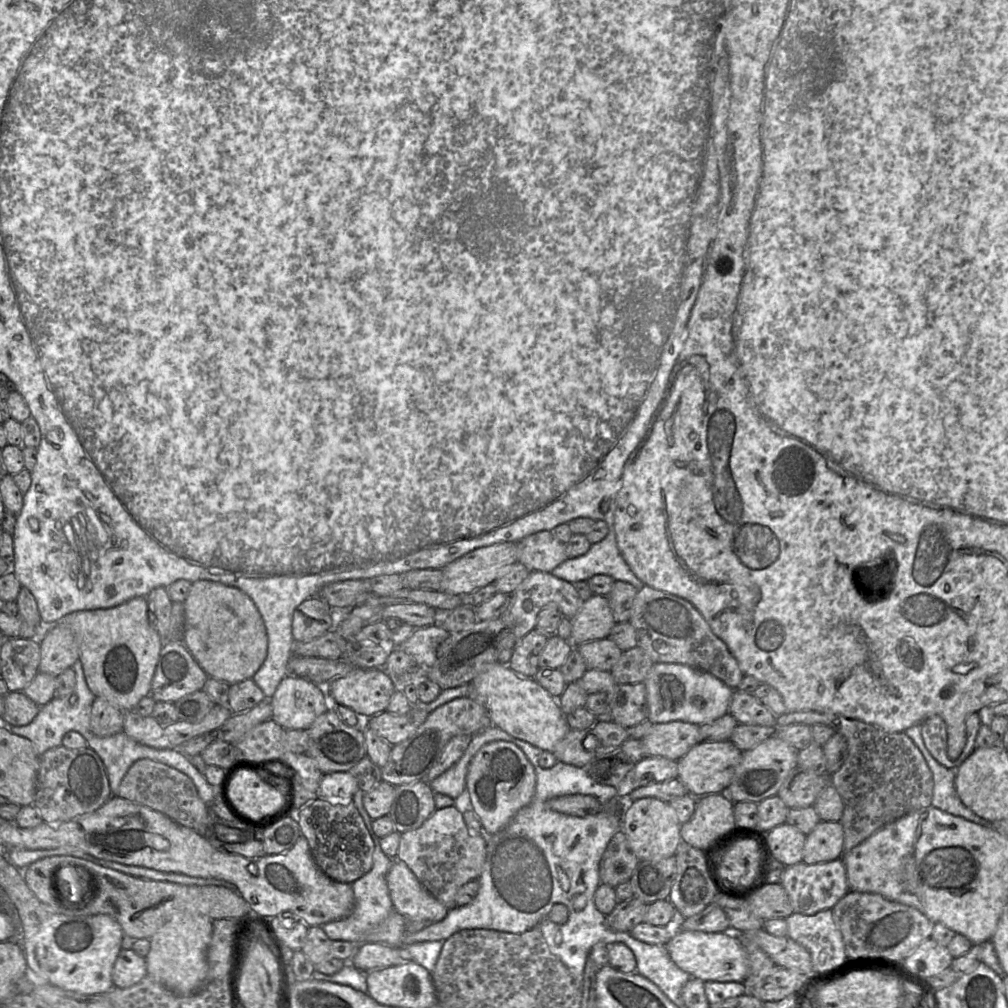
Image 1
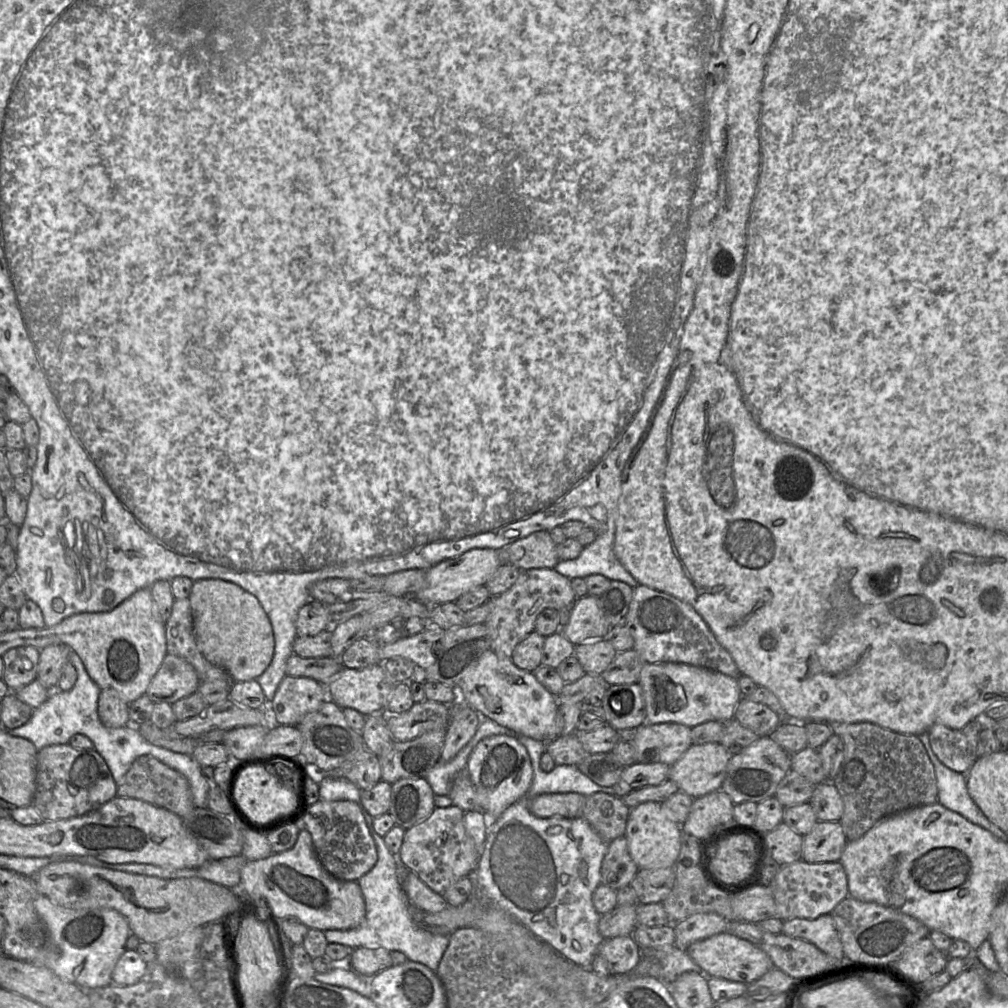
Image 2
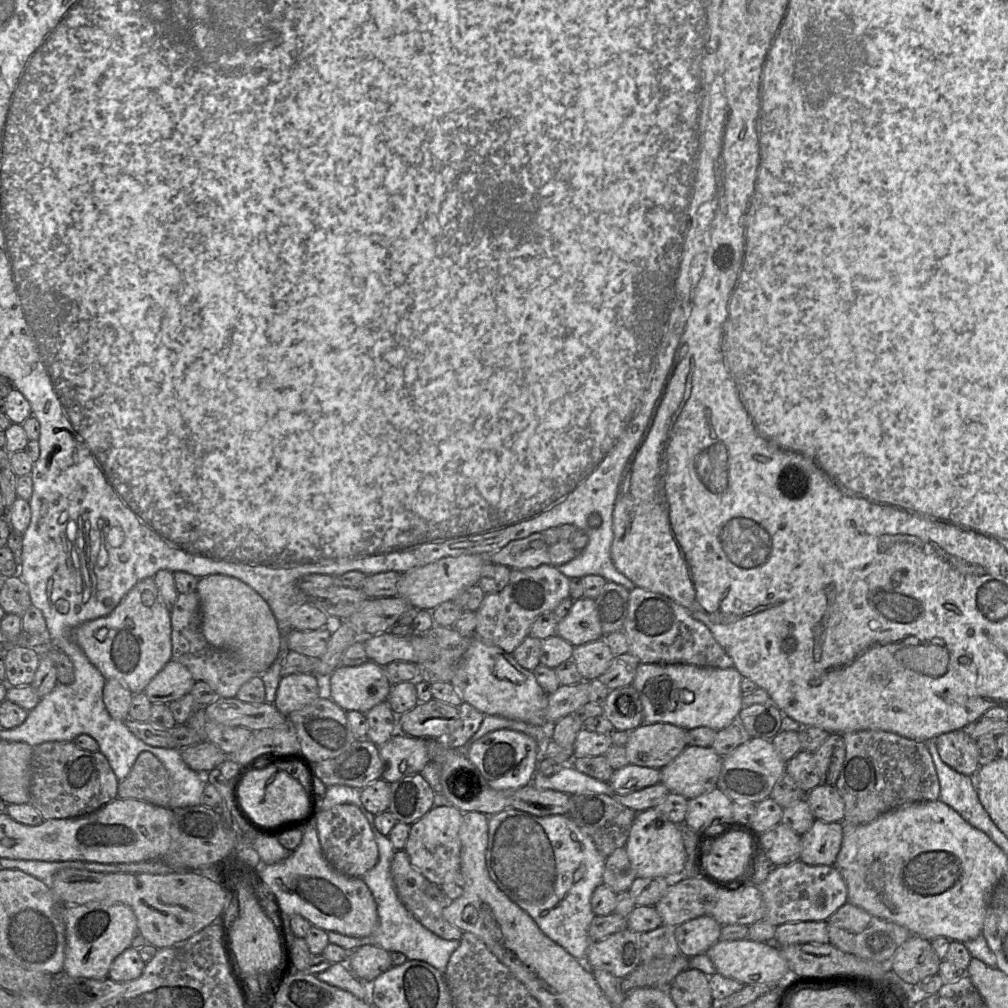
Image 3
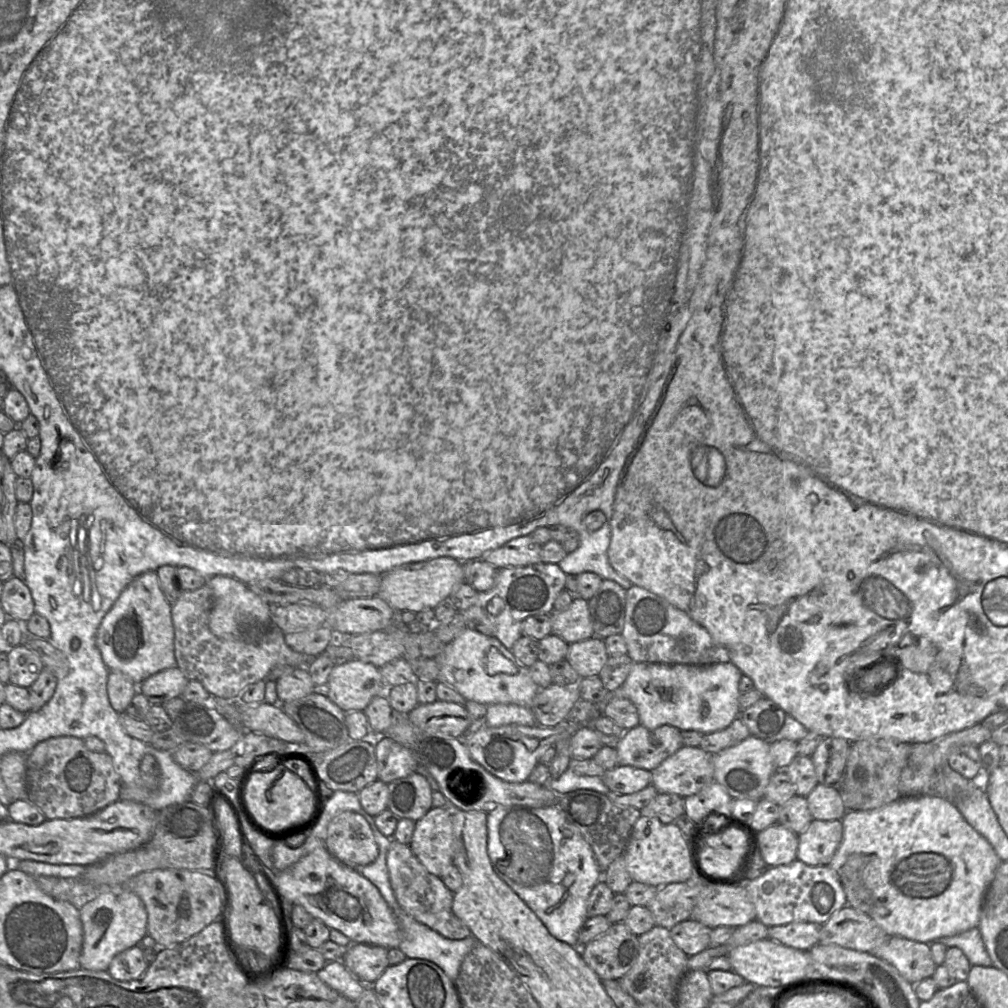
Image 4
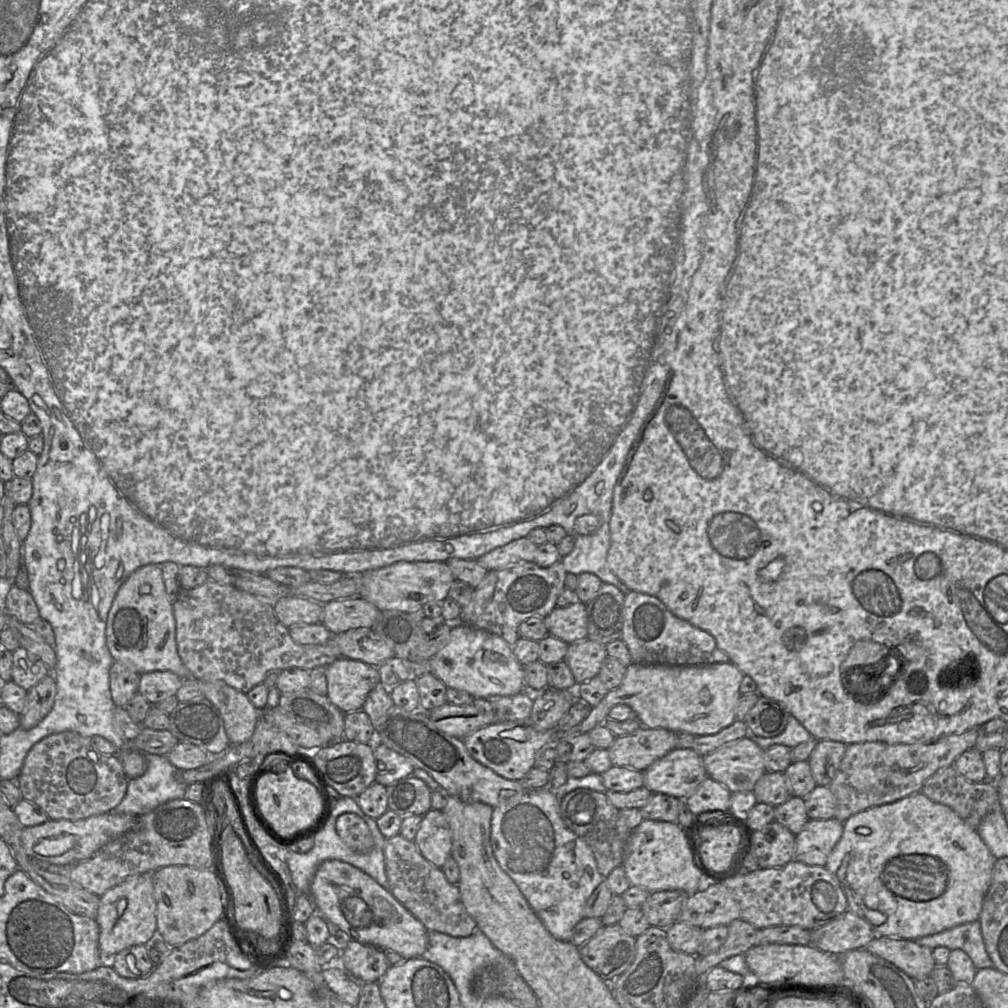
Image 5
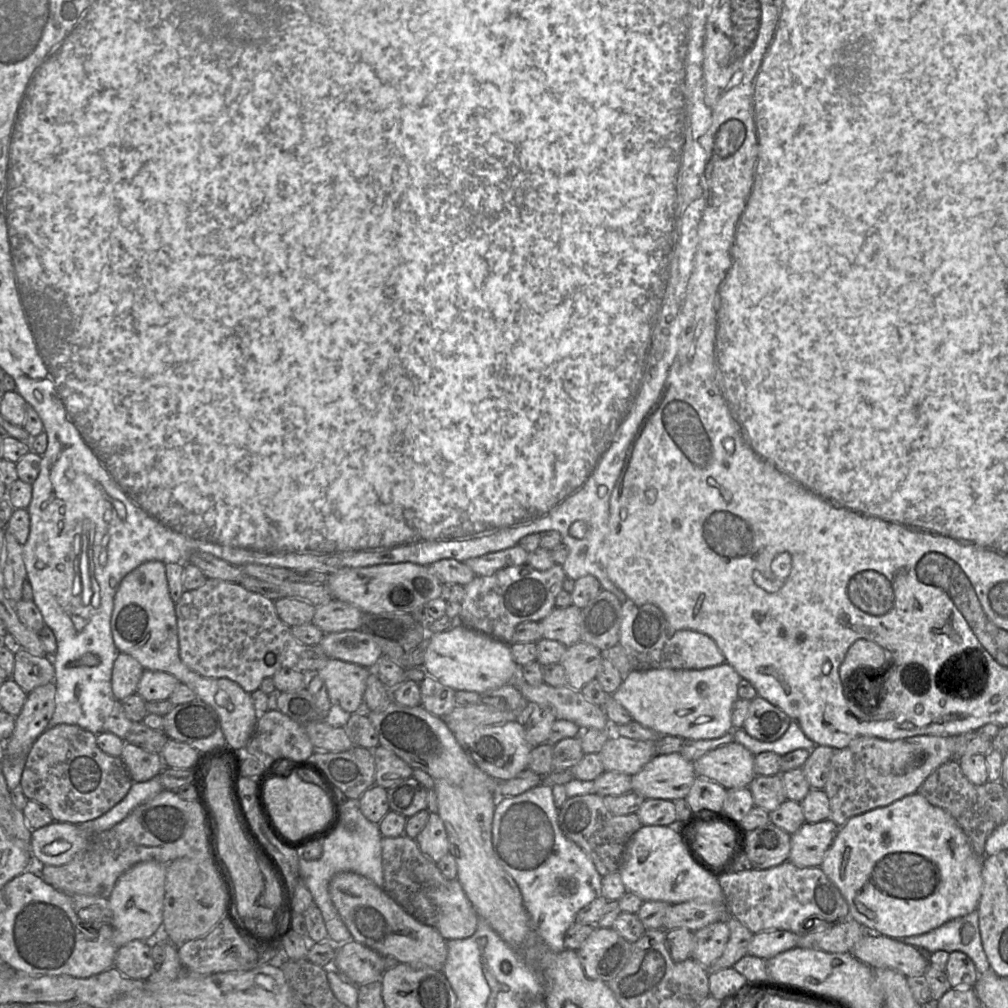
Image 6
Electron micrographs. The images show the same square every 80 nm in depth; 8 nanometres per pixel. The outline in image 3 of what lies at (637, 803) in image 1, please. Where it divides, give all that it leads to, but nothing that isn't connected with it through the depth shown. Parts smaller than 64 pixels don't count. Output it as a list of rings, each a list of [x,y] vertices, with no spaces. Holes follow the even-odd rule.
[[[655,808],[637,813],[625,848],[636,877],[677,878],[684,870],[686,853],[679,826],[666,819]]]

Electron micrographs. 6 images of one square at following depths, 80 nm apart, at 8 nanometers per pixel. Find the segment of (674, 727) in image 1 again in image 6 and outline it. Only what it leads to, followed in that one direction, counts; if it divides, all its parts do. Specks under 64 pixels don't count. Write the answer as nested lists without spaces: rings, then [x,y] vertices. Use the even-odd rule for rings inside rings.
[[[612,734],[598,755],[605,772],[615,771],[633,776],[657,755],[655,743]]]

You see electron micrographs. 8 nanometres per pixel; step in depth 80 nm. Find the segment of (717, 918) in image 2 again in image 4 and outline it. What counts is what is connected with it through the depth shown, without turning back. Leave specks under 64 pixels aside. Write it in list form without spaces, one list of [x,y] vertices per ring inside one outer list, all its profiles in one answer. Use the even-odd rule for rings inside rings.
[[[685,920],[670,929],[674,943],[688,957],[694,956],[710,947],[709,927],[695,920]]]

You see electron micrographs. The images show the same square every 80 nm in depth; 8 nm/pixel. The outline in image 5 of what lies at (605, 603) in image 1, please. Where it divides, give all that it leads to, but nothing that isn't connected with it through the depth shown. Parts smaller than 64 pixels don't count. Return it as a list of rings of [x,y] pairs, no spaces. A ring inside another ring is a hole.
[[[577,601],[566,607],[555,607],[544,619],[548,633],[569,645],[588,639],[586,603]]]

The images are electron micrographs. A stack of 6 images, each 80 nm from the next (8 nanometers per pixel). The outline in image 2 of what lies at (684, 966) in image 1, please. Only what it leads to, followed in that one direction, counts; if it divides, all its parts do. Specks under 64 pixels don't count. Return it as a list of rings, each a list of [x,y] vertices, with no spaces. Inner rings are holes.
[[[728,931],[694,942],[686,949],[686,952],[708,977],[722,978],[747,985],[758,980],[774,967],[765,951]]]

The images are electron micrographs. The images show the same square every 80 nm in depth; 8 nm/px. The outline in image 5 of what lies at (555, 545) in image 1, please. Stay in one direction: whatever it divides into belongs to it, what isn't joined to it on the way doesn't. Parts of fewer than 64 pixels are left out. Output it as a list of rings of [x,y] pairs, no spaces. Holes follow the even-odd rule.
[[[523,537],[495,548],[476,560],[488,571],[522,562],[533,562],[538,546],[528,537]]]

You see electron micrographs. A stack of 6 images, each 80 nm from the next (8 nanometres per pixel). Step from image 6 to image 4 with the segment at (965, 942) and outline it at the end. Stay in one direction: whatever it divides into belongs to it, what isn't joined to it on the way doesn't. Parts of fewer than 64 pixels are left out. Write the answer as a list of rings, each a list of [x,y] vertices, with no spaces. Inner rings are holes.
[[[979,926],[955,936],[939,938],[936,941],[944,944],[947,948],[961,949],[972,966],[992,966],[992,960],[983,943]]]

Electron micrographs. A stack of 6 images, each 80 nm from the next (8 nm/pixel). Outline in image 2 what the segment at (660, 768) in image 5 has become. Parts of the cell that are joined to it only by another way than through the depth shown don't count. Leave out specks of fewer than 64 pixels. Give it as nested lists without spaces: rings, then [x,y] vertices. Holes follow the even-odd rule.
[[[721,743],[692,744],[670,766],[668,779],[694,799],[721,790],[731,755]]]

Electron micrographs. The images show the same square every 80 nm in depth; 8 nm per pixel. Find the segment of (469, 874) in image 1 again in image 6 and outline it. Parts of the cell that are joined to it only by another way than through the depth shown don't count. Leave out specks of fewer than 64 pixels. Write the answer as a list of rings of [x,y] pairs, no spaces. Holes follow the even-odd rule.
[[[430,813],[427,823],[415,838],[420,851],[438,863],[449,852],[448,836],[438,813]]]

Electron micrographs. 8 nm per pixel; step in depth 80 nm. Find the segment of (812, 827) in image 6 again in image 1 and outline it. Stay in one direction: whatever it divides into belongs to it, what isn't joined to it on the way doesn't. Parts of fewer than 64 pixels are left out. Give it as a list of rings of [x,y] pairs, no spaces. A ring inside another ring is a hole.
[[[820,821],[806,835],[802,862],[808,865],[826,863],[843,855],[844,830],[839,821]]]

